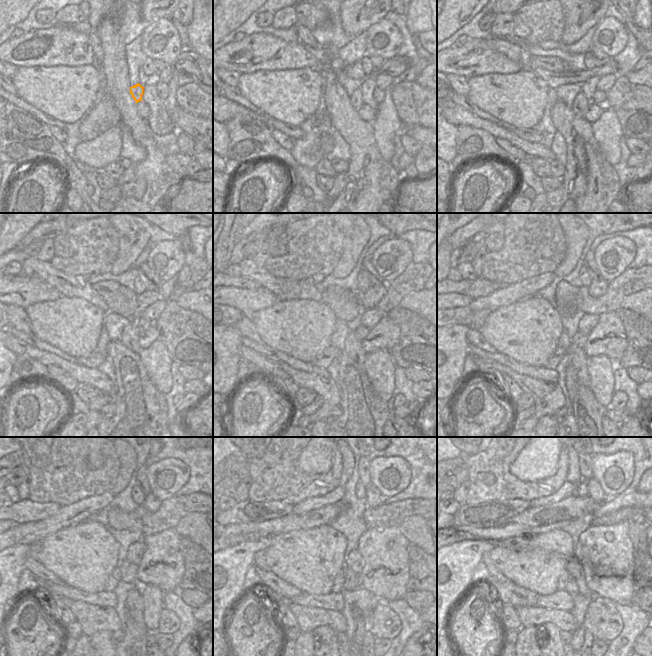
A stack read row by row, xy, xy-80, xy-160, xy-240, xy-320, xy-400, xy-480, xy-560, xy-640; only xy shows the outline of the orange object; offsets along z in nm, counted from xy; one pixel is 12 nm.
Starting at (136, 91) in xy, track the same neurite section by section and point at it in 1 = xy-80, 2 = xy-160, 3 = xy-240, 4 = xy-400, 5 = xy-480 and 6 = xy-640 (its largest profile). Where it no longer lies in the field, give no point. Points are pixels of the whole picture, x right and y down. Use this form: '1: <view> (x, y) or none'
1: xy-80 (356, 101)
2: xy-160 (580, 105)
3: xy-240 (130, 337)
4: xy-400 (579, 359)
5: xy-480 (134, 596)
6: xy-640 (577, 640)

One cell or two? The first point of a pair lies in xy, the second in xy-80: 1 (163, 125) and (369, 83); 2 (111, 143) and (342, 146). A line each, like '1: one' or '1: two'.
1: one
2: two

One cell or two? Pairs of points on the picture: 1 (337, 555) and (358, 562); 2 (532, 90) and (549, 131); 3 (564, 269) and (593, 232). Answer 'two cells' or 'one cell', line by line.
1: two cells
2: two cells
3: two cells

